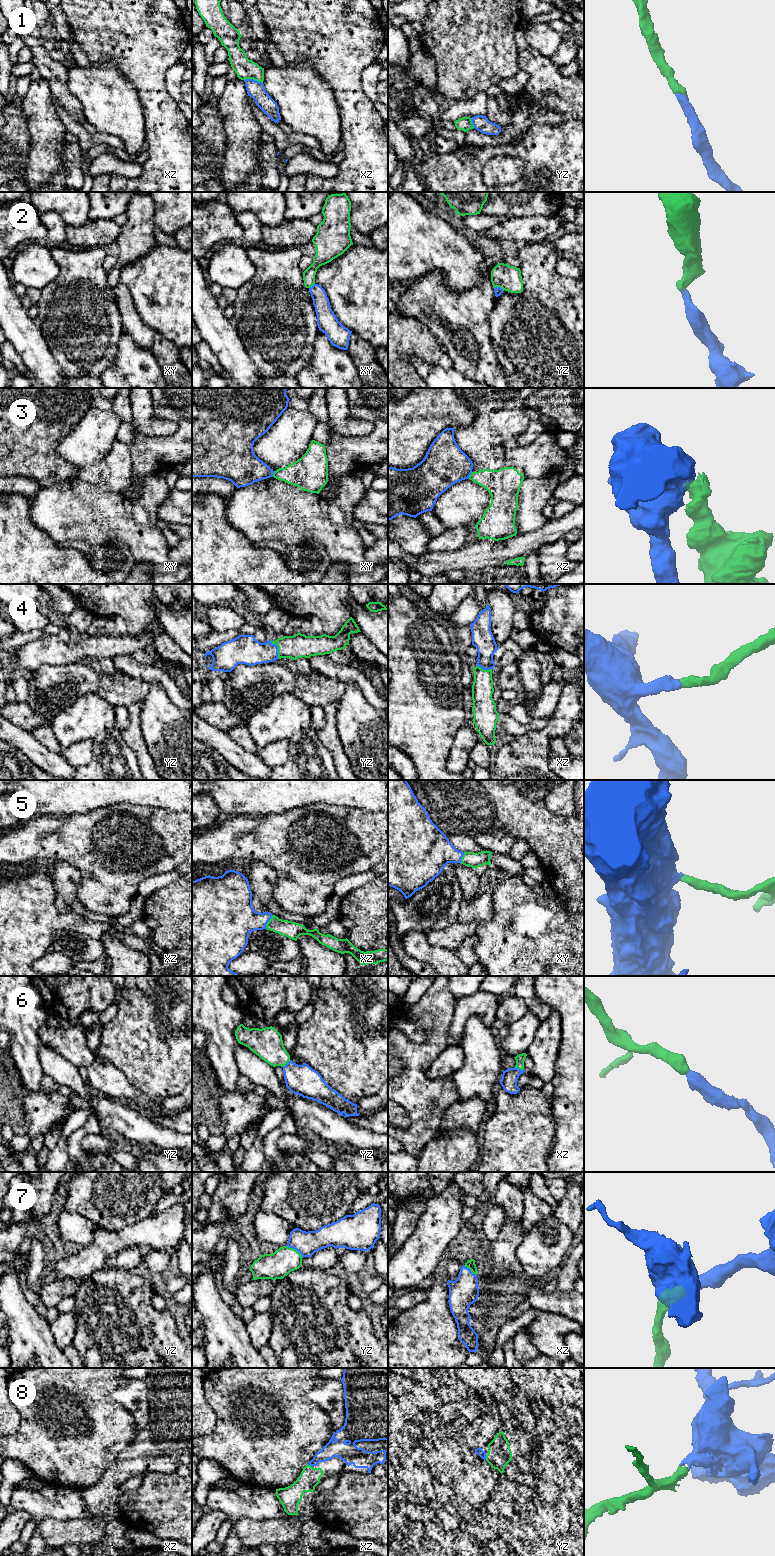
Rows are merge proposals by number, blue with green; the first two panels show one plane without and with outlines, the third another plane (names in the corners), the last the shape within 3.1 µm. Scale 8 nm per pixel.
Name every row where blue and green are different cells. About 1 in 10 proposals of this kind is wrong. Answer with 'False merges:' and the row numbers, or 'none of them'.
False merges: 3

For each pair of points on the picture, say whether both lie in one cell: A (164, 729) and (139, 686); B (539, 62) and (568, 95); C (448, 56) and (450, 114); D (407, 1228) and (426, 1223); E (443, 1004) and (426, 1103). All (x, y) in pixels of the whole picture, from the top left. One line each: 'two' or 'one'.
A: two
B: one
C: two
D: two
E: one

